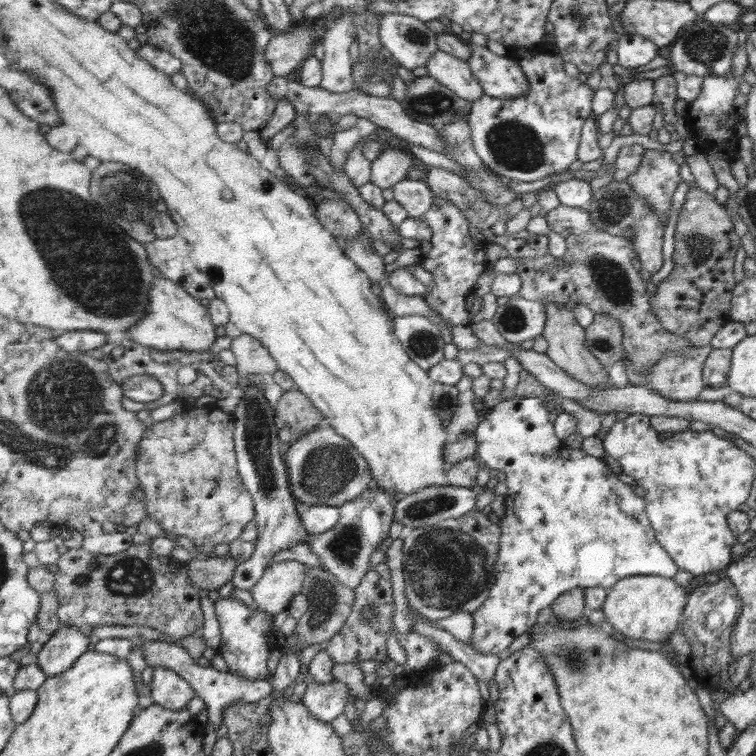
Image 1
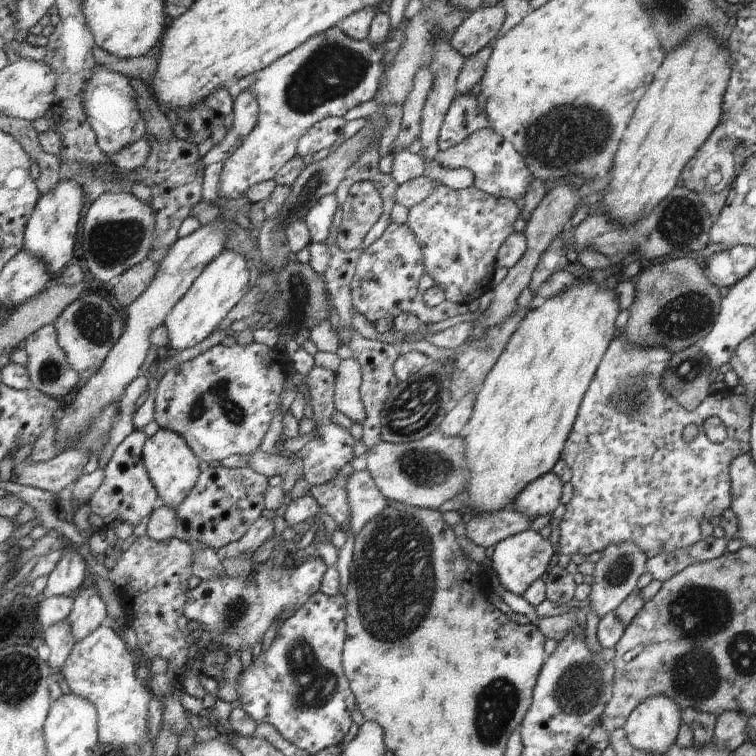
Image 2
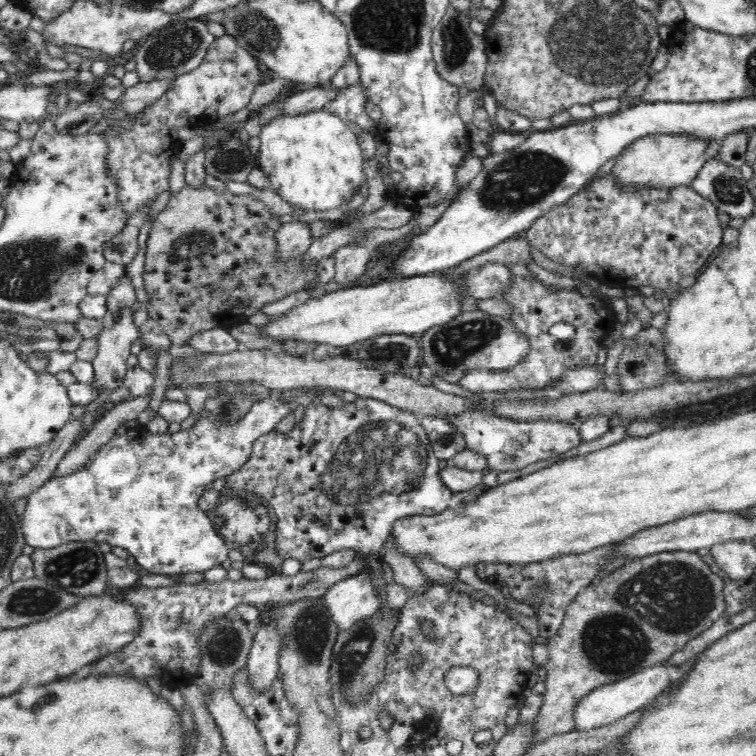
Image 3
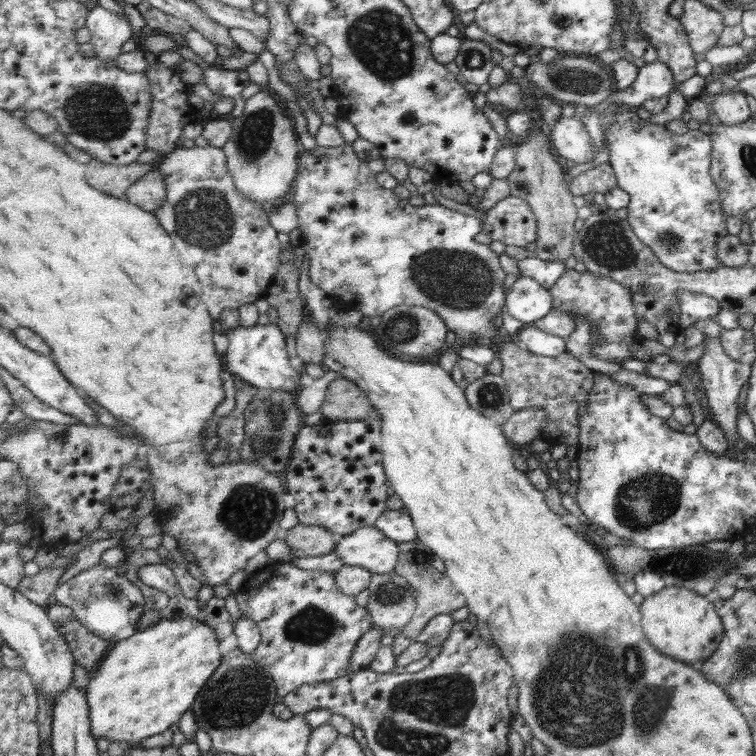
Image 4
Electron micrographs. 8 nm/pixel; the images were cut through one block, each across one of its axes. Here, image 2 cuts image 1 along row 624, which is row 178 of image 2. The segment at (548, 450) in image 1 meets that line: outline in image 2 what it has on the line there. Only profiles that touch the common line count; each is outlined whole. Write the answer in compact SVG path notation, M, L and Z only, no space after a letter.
M493 128L477 130L475 134L471 134L471 138L465 138L459 146L447 152L439 152L437 162L447 170L459 170L459 168L471 170L475 176L475 188L495 198L507 198L515 202L517 198L525 198L527 188L533 184L527 158Z

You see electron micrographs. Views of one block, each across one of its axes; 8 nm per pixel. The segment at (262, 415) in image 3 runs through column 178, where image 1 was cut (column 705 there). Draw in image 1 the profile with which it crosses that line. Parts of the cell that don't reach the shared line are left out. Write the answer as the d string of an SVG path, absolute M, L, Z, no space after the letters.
M629 414L625 420L615 422L603 438L603 450L607 456L617 460L623 474L631 476L635 484L645 490L645 514L655 530L655 540L679 570L697 578L709 572L717 574L731 564L729 550L735 544L735 534L727 526L727 516L737 510L739 504L745 504L749 496L749 488L755 478L755 460L749 454L741 452L733 442L717 438L713 432L685 430L663 438L663 434L651 428L649 416L645 414Z

